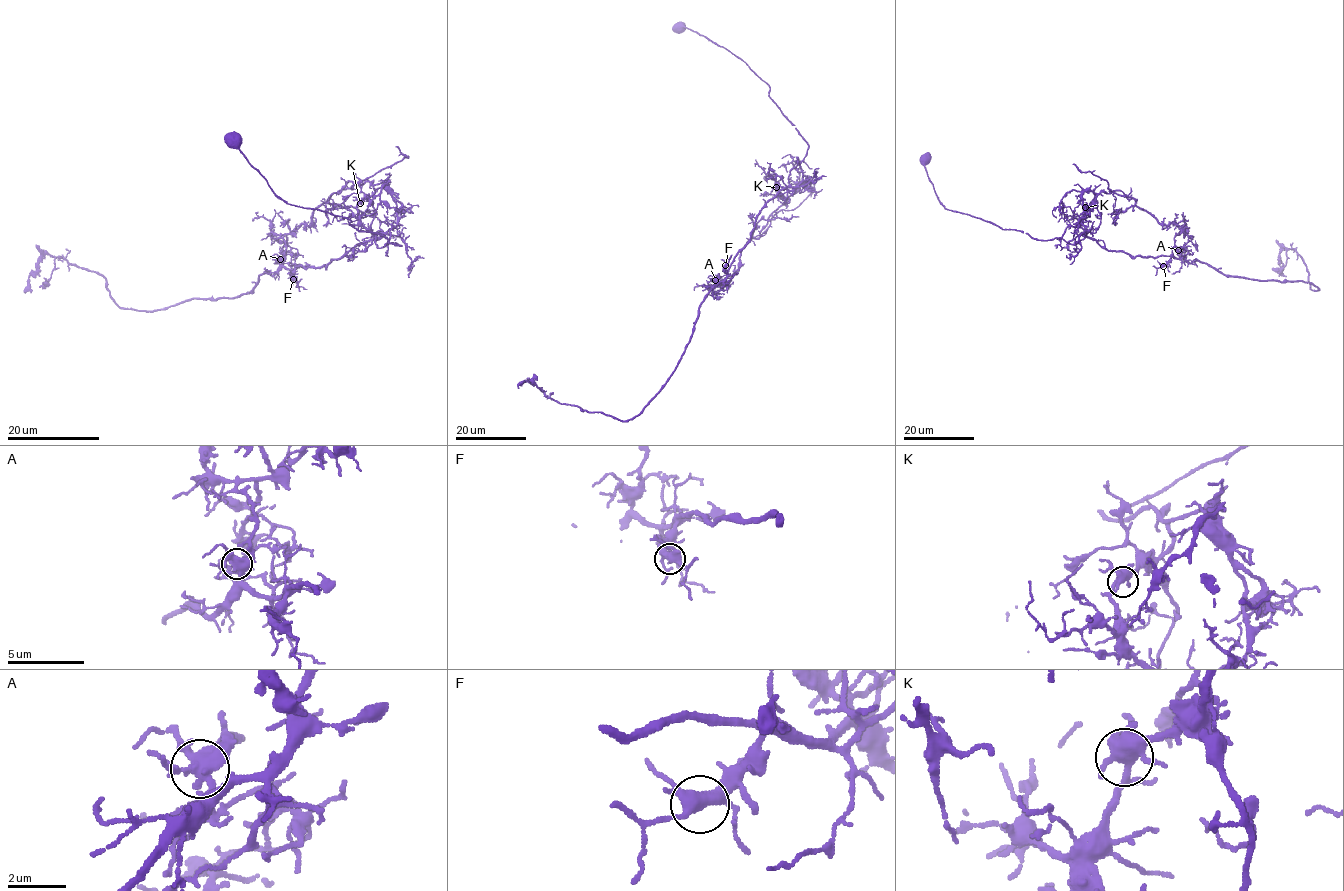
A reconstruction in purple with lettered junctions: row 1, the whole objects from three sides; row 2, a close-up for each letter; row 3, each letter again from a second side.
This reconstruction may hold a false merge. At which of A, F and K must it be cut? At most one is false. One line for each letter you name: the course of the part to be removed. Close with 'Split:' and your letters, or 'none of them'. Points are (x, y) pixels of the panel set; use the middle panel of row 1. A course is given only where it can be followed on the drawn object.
A: course (715, 280), (727, 284), (744, 246), (795, 192), (799, 173), (792, 162), (811, 169)
Split: A

